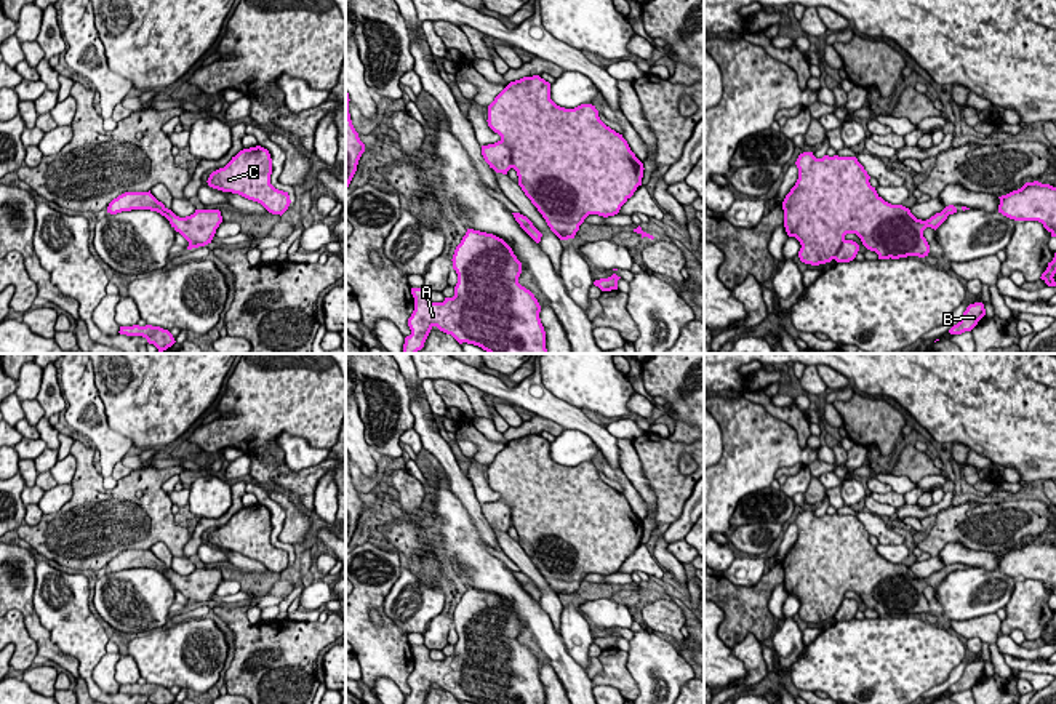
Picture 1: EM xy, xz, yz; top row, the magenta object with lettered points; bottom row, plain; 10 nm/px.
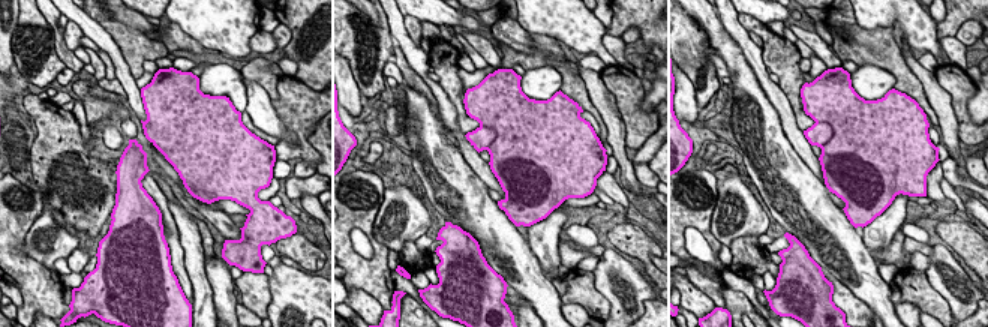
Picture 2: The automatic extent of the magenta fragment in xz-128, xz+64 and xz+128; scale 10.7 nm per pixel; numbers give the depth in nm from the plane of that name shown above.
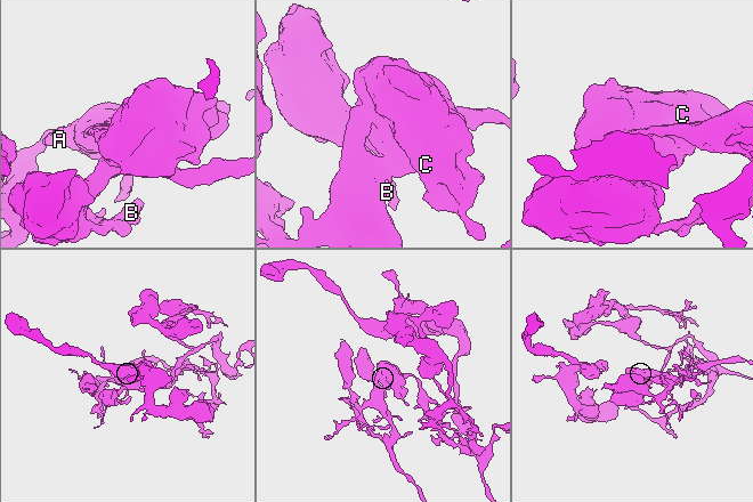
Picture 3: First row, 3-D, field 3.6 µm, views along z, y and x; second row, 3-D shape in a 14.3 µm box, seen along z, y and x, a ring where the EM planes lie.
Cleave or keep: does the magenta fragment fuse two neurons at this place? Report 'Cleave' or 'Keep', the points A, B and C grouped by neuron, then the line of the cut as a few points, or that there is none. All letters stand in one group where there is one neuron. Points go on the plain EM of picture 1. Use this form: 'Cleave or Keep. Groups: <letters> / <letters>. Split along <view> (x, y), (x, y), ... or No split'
Keep. Groups: A B C. No split

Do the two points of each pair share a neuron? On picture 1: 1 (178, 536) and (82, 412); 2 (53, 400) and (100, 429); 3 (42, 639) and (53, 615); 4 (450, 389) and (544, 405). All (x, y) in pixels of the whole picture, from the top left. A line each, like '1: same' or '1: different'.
1: different
2: different
3: different
4: different

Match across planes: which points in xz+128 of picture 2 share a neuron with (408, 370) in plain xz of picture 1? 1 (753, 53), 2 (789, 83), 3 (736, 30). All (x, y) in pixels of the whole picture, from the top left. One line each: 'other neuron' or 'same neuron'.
1: same neuron
2: other neuron
3: same neuron

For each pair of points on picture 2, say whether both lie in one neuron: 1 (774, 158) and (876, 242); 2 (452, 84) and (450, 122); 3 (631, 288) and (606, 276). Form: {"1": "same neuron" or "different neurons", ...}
{"1": "different neurons", "2": "different neurons", "3": "same neuron"}

